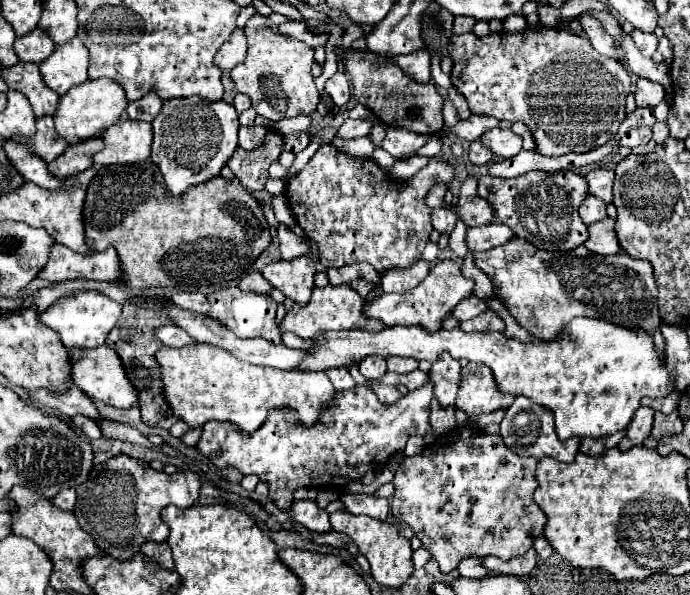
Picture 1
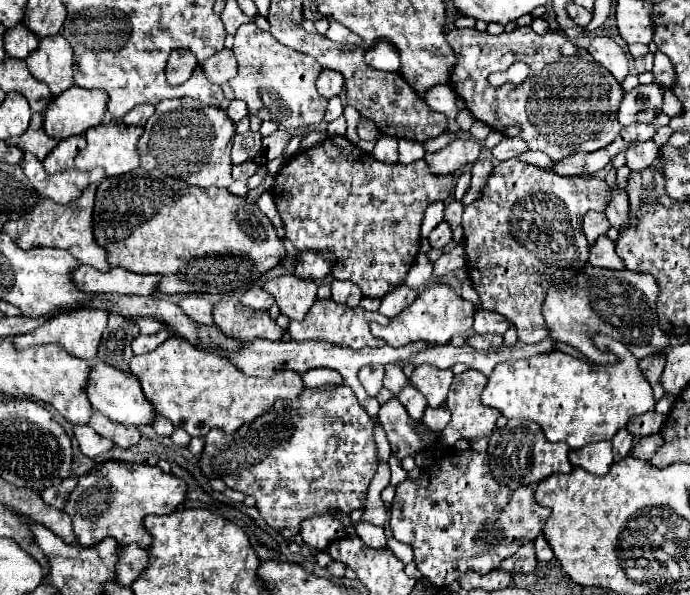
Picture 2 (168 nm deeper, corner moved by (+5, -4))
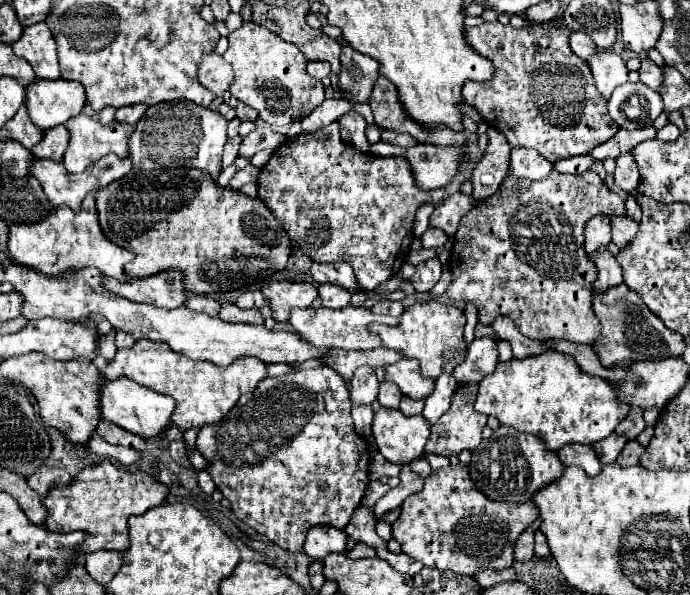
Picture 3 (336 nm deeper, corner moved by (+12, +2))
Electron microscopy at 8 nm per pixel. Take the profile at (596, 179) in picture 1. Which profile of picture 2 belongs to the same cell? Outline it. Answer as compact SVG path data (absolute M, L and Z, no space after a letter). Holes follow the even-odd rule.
M613 187L613 199L611 205L607 205L605 215L611 221L611 225L621 233L629 227L629 199L625 193L619 191L619 187Z

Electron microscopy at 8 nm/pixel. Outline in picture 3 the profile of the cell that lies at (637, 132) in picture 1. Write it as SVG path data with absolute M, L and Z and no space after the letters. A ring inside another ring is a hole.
M620 155L616 159L616 171L614 171L614 181L620 189L624 191L634 191L636 183L638 183L638 171L636 171L636 161L630 155Z

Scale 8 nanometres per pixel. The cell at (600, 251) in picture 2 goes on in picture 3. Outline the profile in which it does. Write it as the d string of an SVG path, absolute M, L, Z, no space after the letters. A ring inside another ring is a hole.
M600 247L600 251L596 251L596 255L592 255L592 263L598 269L598 279L594 281L596 291L606 291L606 289L622 283L622 267L616 263L616 259L608 251L608 247Z

